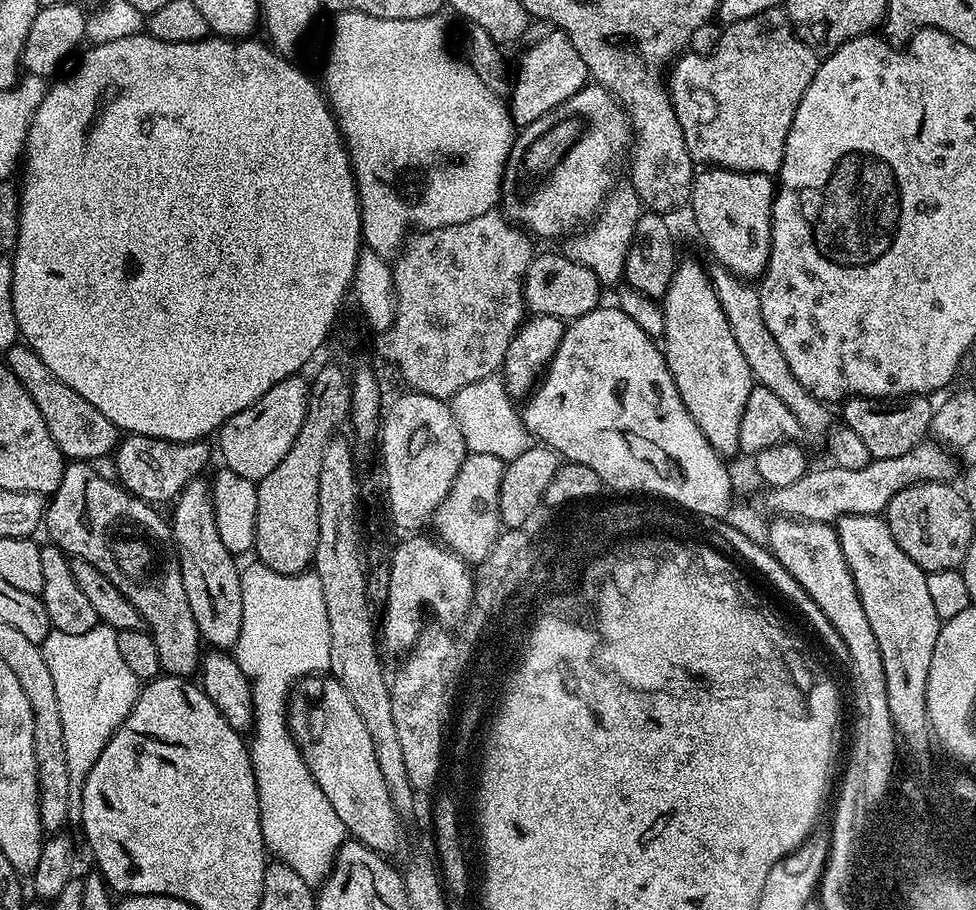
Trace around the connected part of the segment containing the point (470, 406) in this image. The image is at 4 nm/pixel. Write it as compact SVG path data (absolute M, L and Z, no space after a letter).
M499 375L470 382L470 386L462 386L462 390L452 396L450 405L453 416L461 428L468 452L494 454L494 458L507 462L533 447L534 438L526 430L521 413L512 409L512 404L513 397L505 391L503 379Z

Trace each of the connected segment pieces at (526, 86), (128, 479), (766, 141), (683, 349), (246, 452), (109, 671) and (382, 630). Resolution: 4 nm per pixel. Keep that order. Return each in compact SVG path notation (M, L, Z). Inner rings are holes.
M553 30L546 38L542 38L542 42L529 44L523 50L525 52L520 60L520 69L517 72L515 69L514 79L510 84L510 111L513 125L516 126L523 126L542 118L542 114L566 102L566 98L584 88L590 80L582 62L582 54L574 50L565 32Z
M125 435L119 441L114 453L116 461L116 480L132 495L153 506L160 506L163 500L171 501L208 464L208 448L204 440L174 442L159 440L149 436Z
M783 7L762 10L762 14L727 25L721 31L718 46L708 56L693 51L681 55L671 65L666 83L674 114L678 114L678 126L682 126L682 138L686 138L686 150L693 161L700 166L761 172L775 177L782 166L790 122L794 122L798 102L802 102L802 94L806 94L806 86L814 78L817 63L817 49L796 37Z
M681 259L670 278L666 294L662 297L662 307L665 316L662 351L664 361L668 363L668 369L674 378L674 386L690 418L694 418L694 422L698 422L698 430L706 434L706 442L710 442L710 446L714 446L714 450L721 456L731 458L740 452L738 426L742 424L742 410L746 410L746 398L750 398L754 381L746 357L742 355L742 350L738 350L738 342L734 342L730 322L726 322L726 314L722 314L718 294L706 268L704 272L698 261Z
M303 375L287 376L278 382L258 402L254 402L246 410L234 414L220 427L220 456L224 459L223 467L234 474L242 474L242 478L259 482L286 458L290 446L294 446L294 438L298 438L298 430L302 430L302 422L306 418L308 405L308 389L310 387Z
M97 623L94 630L86 634L62 634L55 630L48 633L43 642L46 666L50 666L50 675L54 677L54 691L58 694L58 710L62 713L62 731L66 737L66 762L70 766L70 806L79 810L82 806L82 790L89 770L98 762L98 754L106 742L122 726L130 714L136 699L140 697L142 681L126 667L122 653L118 650L116 629L108 624Z
M412 534L393 550L390 556L390 582L389 597L382 611L384 621L378 624L378 640L382 645L383 651L407 653L408 649L416 643L422 631L420 619L424 616L424 608L429 608L440 620L460 620L473 607L473 569L469 561L456 552L451 552L440 543L439 539L431 535Z

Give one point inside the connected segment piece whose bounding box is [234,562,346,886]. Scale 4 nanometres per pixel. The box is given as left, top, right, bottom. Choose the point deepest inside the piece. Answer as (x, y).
(285, 637)

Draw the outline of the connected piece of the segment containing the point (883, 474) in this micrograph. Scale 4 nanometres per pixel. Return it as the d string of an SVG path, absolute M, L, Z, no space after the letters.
M921 442L898 458L872 458L860 470L846 470L835 466L813 467L791 486L765 491L764 504L773 515L820 523L831 523L841 516L879 515L887 509L890 498L894 498L894 494L906 486L935 480L948 482L953 479L952 475L956 472L956 460L951 456L953 453L939 443L928 443Z

